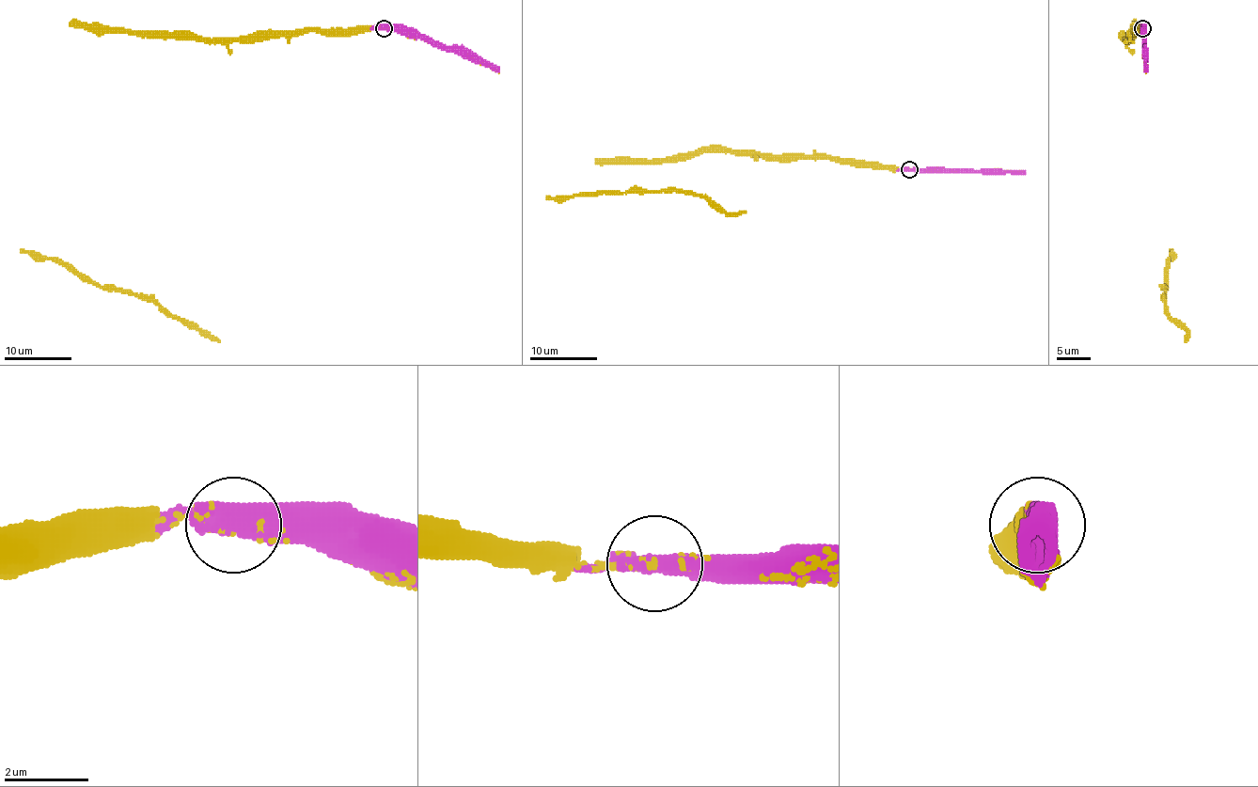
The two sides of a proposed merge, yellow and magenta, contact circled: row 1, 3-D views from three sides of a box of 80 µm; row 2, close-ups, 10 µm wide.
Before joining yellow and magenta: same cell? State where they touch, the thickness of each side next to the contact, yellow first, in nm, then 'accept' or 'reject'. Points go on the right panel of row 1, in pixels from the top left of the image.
at (1142, 28); 120 nm thick on the yellow side, 480 nm on the other; accept

